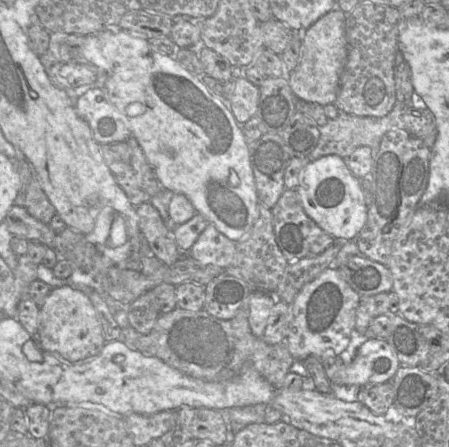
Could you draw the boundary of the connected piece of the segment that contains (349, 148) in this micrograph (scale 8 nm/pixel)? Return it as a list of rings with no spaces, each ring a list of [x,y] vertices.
[[[414,91],[411,102],[401,102],[397,100],[392,110],[383,117],[357,116],[340,112],[336,119],[328,119],[325,125],[319,126],[319,141],[308,158],[310,161],[326,155],[338,155],[342,158],[348,158],[357,147],[369,146],[373,150],[374,159],[374,153],[377,153],[384,134],[393,129],[403,129],[402,112],[408,105],[414,105],[420,109],[428,108],[425,101]]]

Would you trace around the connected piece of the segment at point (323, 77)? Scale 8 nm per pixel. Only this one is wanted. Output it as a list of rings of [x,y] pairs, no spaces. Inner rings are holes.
[[[336,8],[302,32],[299,63],[293,71],[286,74],[297,98],[322,106],[334,104],[348,54],[345,19],[346,13]]]

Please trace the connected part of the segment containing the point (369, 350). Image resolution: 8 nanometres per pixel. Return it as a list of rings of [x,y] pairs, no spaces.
[[[368,338],[359,345],[352,361],[342,369],[342,384],[361,387],[391,381],[400,366],[397,354],[387,340]]]

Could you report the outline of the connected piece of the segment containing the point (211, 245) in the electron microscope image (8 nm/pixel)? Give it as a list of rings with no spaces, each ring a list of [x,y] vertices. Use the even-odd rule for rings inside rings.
[[[209,223],[188,253],[201,264],[227,268],[234,262],[236,243]]]

